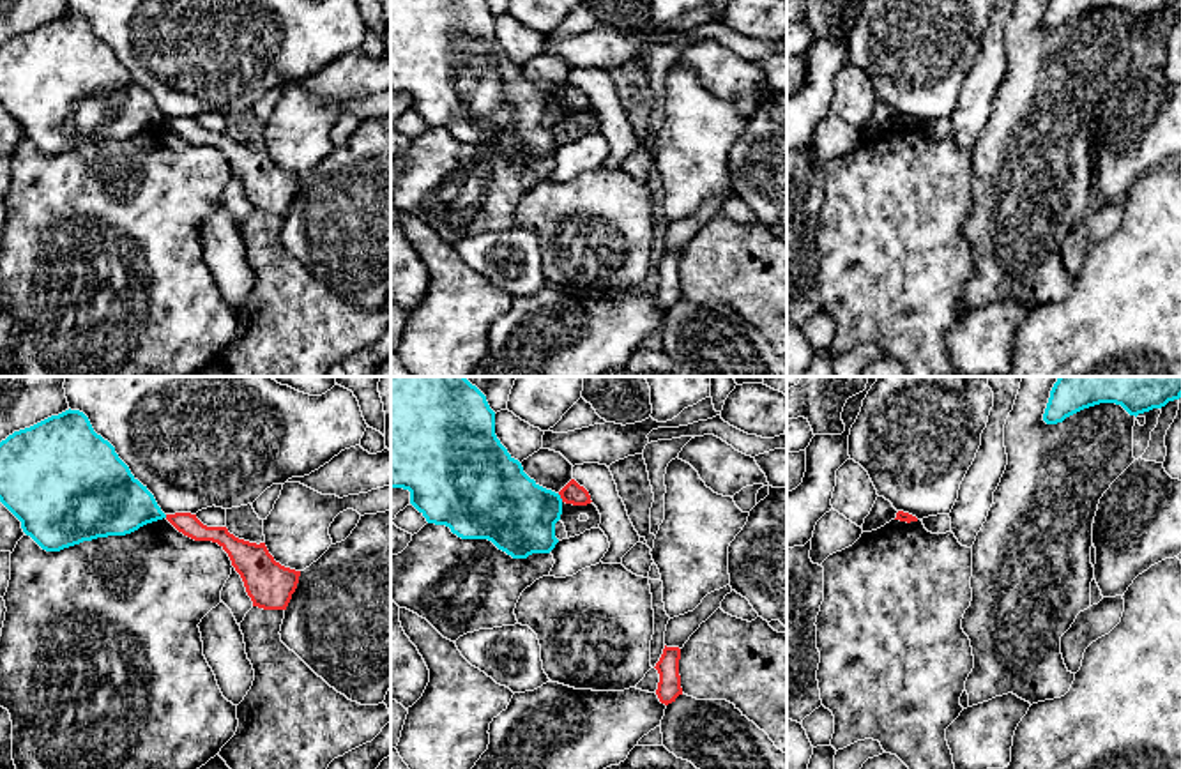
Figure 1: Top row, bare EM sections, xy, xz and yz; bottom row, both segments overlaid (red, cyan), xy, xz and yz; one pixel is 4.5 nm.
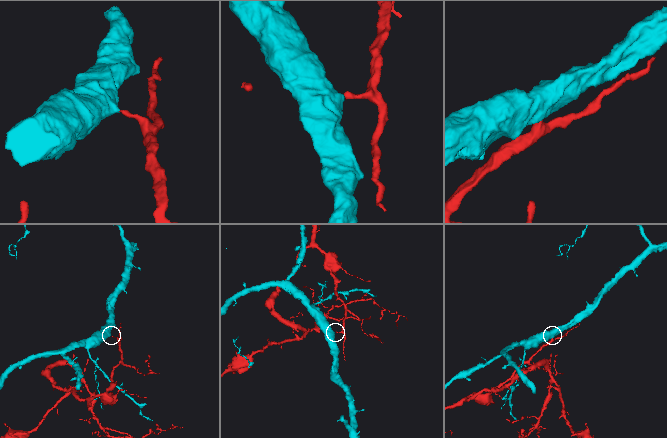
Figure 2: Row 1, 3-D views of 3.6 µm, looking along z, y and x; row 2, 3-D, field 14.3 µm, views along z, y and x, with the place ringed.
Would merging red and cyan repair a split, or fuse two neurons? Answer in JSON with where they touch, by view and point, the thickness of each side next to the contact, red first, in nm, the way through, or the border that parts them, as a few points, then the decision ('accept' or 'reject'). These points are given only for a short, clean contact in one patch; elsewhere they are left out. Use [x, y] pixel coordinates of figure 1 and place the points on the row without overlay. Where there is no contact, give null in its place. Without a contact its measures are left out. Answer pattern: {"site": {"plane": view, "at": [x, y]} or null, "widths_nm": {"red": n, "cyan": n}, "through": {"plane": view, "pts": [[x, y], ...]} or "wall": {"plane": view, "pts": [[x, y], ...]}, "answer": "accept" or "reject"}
{"site": {"plane": "xz", "at": [561, 101]}, "widths_nm": {"red": 100, "cyan": 340}, "wall": {"plane": "xz", "pts": [[557, 98], [563, 105]]}, "answer": "reject"}

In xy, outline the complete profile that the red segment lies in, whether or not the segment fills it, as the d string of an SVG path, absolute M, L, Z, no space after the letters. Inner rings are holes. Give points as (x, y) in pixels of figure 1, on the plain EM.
M191 117L166 118L166 124L184 140L194 145L217 147L228 157L253 210L286 214L297 193L301 175L276 166L265 147L256 148L239 143L226 131L207 131Z

